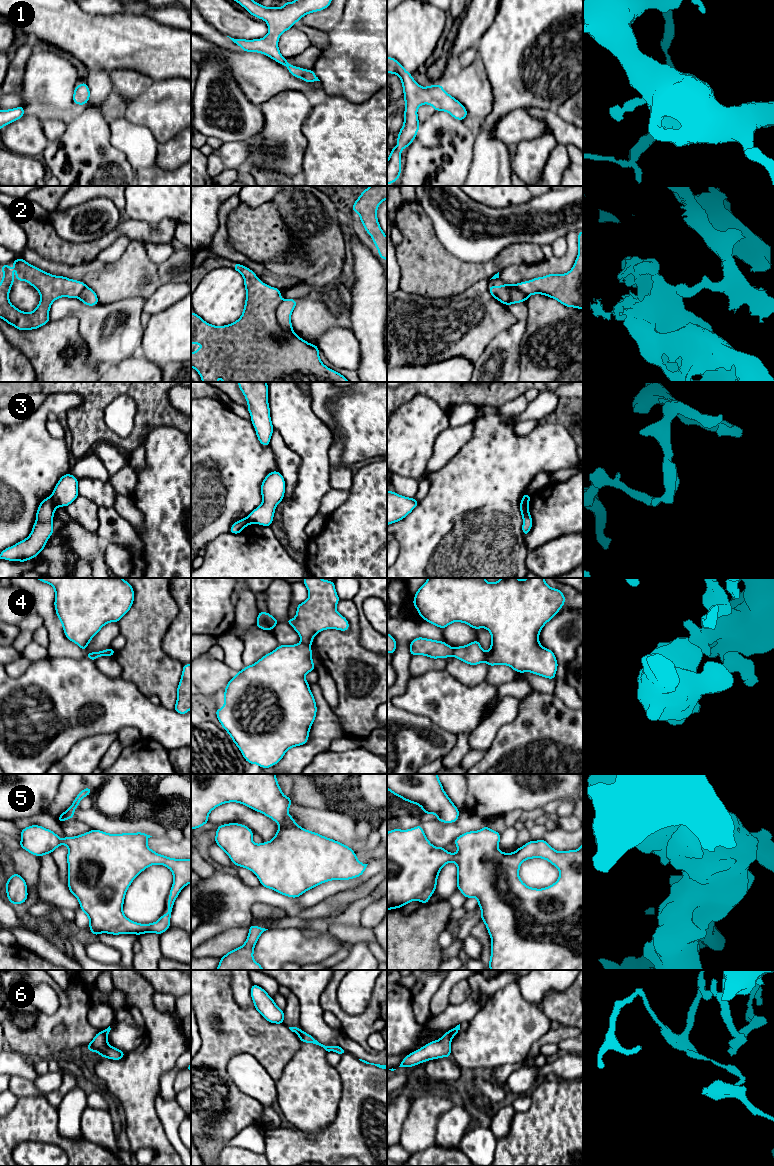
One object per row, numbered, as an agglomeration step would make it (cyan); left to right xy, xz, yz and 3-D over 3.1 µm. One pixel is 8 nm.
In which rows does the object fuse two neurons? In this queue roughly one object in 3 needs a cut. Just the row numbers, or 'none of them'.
2, 3, 4, 6

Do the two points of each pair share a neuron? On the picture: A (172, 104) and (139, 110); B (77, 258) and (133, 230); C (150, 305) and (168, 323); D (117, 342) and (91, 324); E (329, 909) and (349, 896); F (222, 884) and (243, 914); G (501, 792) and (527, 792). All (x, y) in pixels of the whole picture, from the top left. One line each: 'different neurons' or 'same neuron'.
A: same neuron
B: same neuron
C: different neurons
D: same neuron
E: different neurons
F: same neuron
G: same neuron

